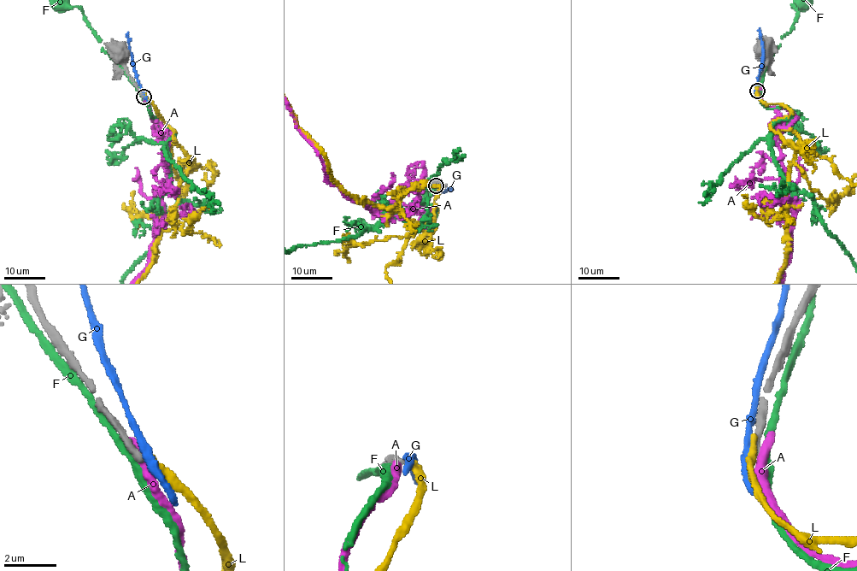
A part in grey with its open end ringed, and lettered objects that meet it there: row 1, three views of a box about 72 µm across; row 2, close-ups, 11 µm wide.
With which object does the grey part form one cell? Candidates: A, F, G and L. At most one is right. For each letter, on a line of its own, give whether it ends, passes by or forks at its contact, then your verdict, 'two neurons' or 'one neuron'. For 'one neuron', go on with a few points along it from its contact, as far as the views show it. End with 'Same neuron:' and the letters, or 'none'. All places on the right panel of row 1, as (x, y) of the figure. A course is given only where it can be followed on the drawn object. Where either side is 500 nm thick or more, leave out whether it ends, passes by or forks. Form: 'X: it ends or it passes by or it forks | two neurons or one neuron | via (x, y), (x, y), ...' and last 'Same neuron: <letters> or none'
A: it ends | two neurons
F: it passes by | two neurons
G: it passes by | two neurons
L: it ends | two neurons
Same neuron: none

